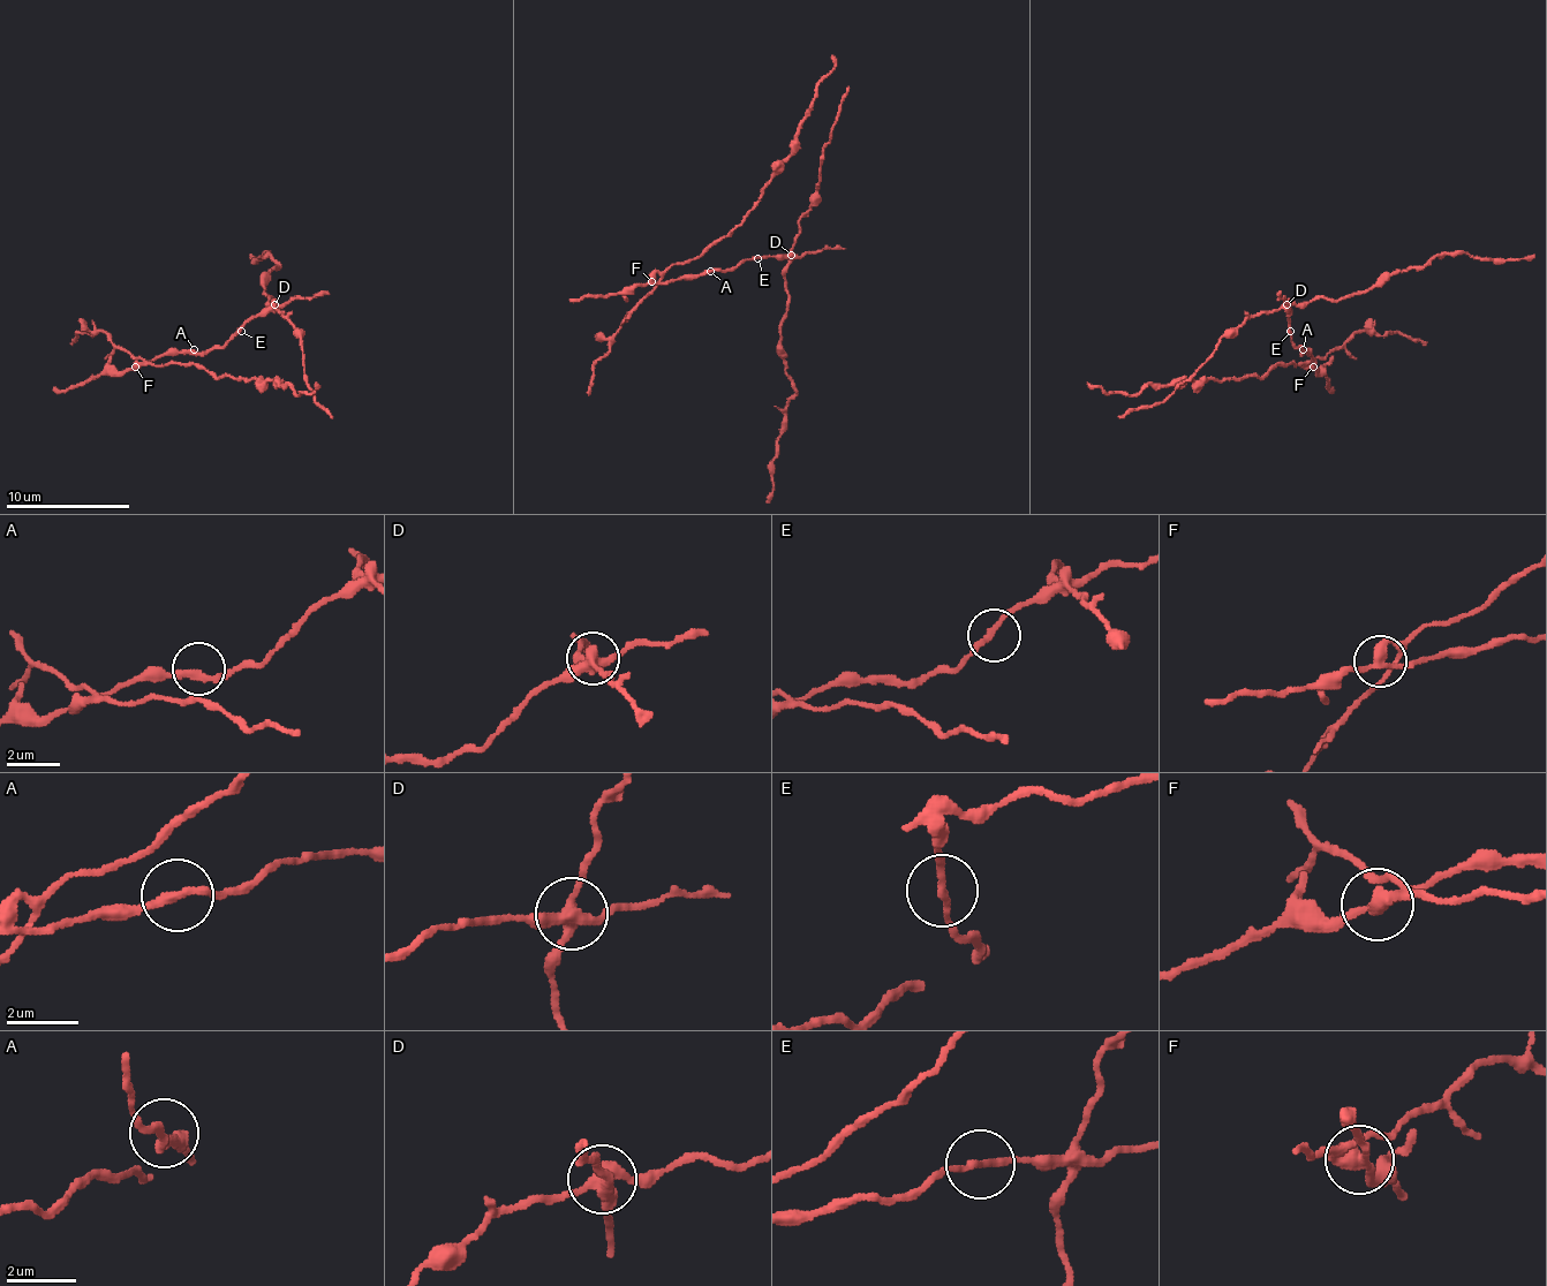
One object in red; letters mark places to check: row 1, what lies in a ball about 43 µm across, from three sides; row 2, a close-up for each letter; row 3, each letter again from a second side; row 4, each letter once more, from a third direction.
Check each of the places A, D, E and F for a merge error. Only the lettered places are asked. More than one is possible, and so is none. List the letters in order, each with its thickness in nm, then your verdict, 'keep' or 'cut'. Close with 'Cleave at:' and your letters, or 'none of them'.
A: calibre 260 nm; keep
D: calibre 380 nm; cut
E: calibre 190 nm; keep
F: calibre 300 nm; cut
Cleave at: D, F

